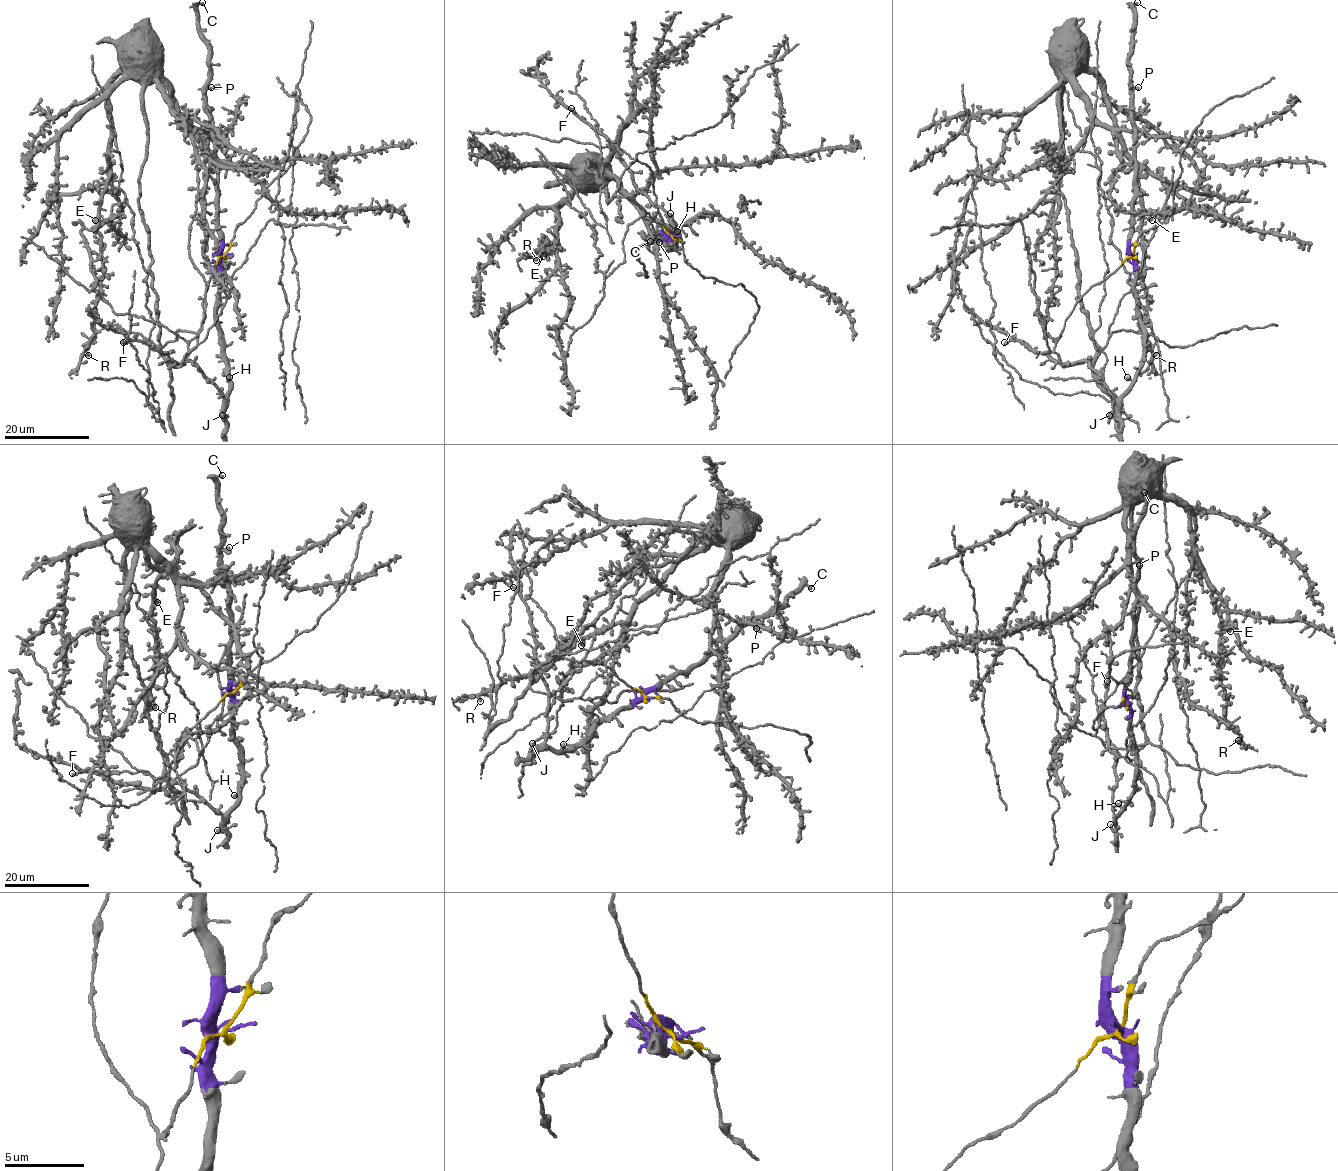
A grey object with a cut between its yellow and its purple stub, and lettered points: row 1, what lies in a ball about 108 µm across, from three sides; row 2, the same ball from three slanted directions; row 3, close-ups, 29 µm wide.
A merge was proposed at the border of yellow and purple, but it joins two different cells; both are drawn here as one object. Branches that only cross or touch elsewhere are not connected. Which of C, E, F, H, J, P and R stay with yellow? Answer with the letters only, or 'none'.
E, R

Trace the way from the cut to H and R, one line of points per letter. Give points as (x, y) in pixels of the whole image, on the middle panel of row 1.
H: (671, 236), (664, 242), (670, 247), (677, 230)
R: (671, 236), (650, 167), (636, 158), (607, 199), (587, 160), (595, 166), (557, 207), (558, 243), (537, 260)

